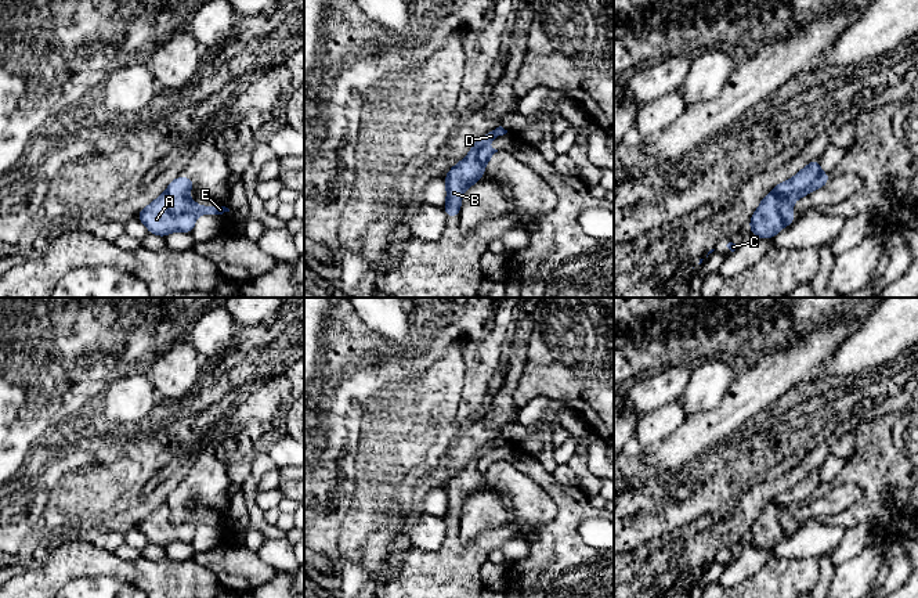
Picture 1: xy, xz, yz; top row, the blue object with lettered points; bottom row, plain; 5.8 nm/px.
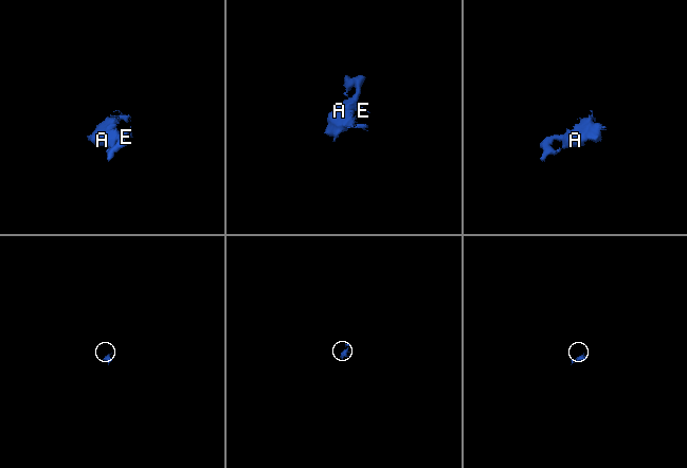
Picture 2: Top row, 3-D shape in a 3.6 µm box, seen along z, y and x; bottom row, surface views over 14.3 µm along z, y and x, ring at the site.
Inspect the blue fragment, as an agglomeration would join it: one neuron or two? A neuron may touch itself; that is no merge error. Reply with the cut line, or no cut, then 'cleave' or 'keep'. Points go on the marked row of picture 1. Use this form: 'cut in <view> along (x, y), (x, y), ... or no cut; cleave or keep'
cut in xy along (166, 193), (173, 212), (194, 211), (197, 213); cleave

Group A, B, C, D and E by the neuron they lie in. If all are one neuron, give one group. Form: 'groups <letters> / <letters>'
groups A B C D / E

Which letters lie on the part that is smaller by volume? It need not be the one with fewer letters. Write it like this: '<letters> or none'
E

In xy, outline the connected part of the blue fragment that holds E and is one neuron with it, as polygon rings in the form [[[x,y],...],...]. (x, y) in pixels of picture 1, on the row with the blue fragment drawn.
[[[176,177],[169,183],[166,194],[170,197],[170,210],[176,215],[184,212],[196,212],[199,215],[223,215],[230,212],[225,206],[198,206],[194,199],[188,197],[188,191],[194,188],[194,180],[191,177]]]

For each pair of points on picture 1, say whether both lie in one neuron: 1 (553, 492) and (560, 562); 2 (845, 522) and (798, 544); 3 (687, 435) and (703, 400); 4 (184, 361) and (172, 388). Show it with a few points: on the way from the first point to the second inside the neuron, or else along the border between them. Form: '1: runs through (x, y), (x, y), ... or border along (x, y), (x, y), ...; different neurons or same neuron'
1: runs through (563, 510), (560, 544); same neuron
2: border along (820, 519), (841, 526), (845, 530); different neurons
3: border along (725, 395), (711, 409), (689, 417); different neurons
4: runs through (177, 368), (172, 381); same neuron

